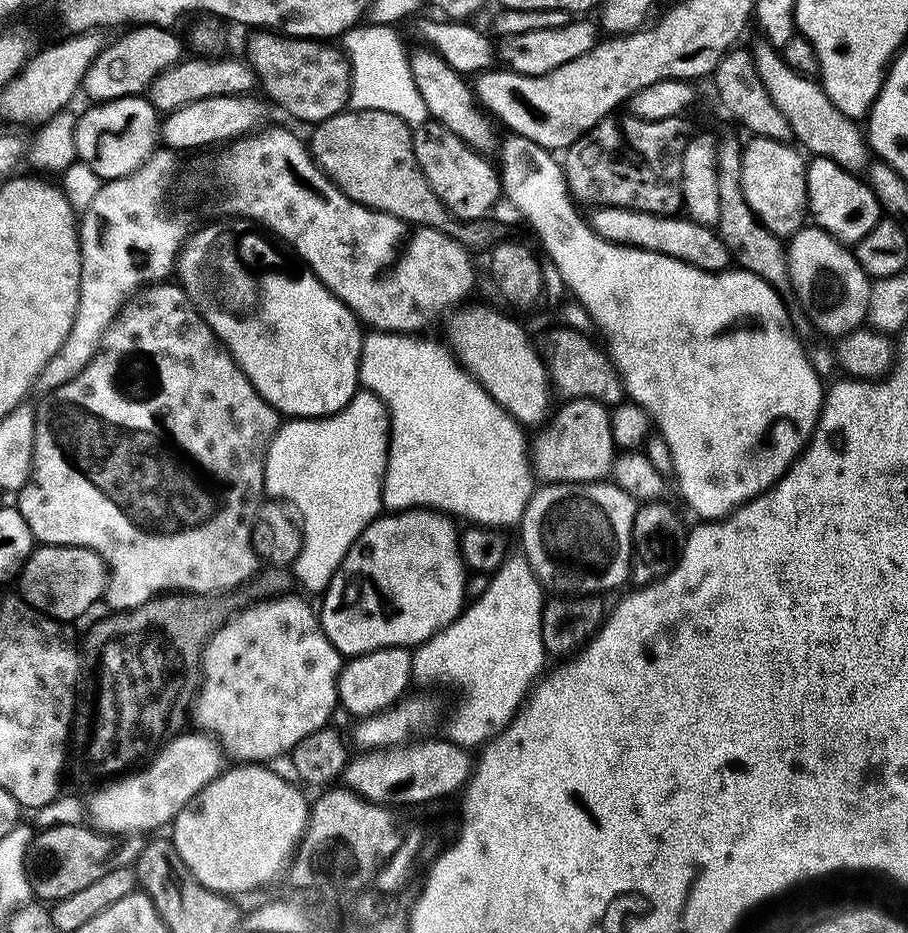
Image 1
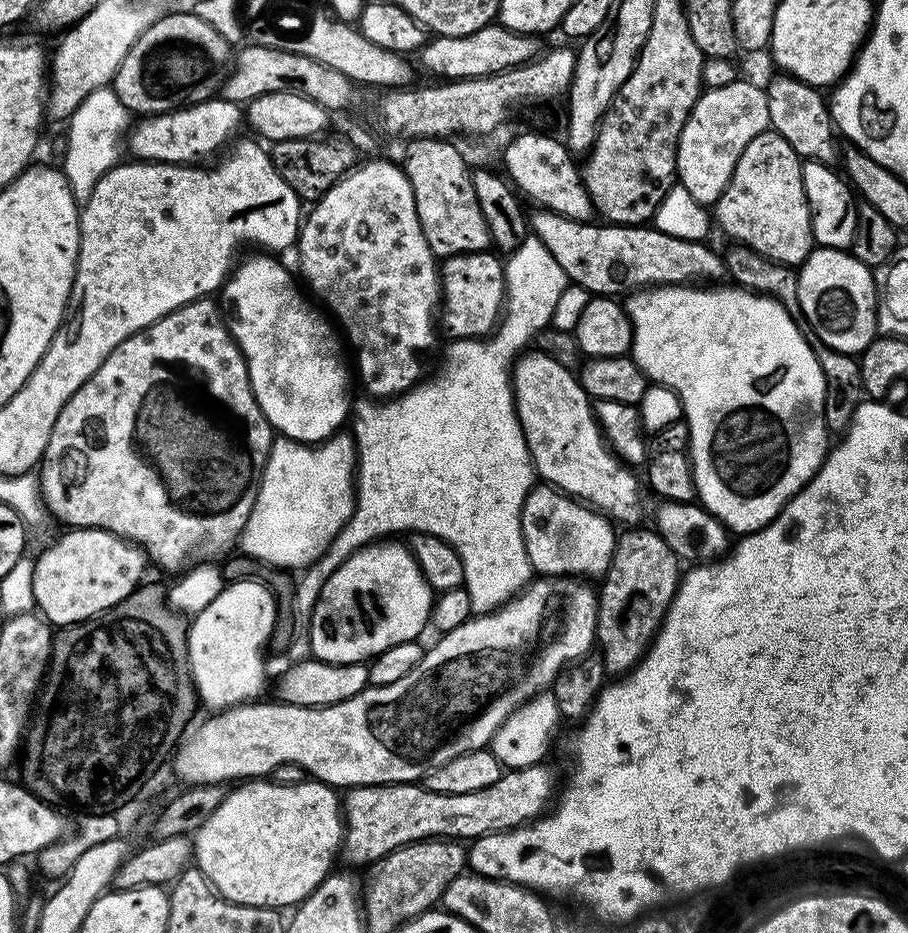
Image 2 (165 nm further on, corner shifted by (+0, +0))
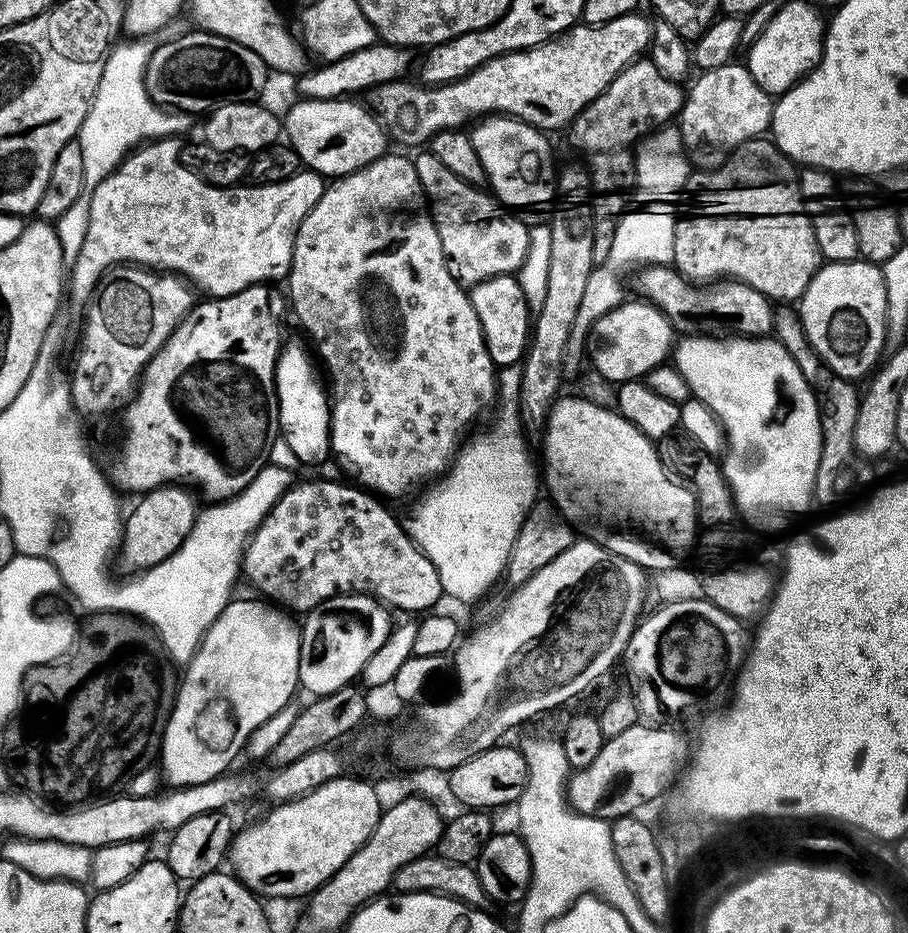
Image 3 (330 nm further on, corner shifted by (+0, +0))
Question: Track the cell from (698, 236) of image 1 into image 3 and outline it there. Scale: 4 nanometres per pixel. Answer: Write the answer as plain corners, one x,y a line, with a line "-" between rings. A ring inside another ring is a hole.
488,114
483,118
477,119
475,121
476,129
471,129
470,135
472,141
474,142
474,150
478,150
478,156
484,167
484,173
486,175
487,183
490,185
492,183
491,191
494,193
497,200
504,205
505,208
509,210
520,210
516,208
544,208
548,203
551,202
558,196
557,189
557,177
558,177
558,165
556,166
555,162
552,161
552,144
547,140
545,133
539,128
535,128
533,124
528,124
525,120
518,120
515,116
506,116
503,114

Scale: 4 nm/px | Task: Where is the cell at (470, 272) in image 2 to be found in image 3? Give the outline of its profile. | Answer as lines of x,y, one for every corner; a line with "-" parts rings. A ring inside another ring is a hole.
512,274
486,278
482,282
471,285
470,295
474,306
474,314
478,314
478,322
484,331
484,341
493,364
497,366
517,365
524,358
525,352
528,351
530,339
530,316
528,320
530,306
526,302
519,279

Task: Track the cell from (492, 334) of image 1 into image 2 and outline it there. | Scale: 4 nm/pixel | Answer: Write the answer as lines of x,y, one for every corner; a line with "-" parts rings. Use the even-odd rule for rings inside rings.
543,350
525,351
516,359
515,364
512,366
512,397
516,400
516,413
518,414
518,422
522,426
522,434
526,438
526,446
528,447
528,453
532,459
532,466
535,475
539,477
545,484
552,485
553,488
558,488
570,497
573,497
593,508
597,512
604,513
605,516
611,518
613,521
628,524
624,526
636,526
641,523
640,515
644,512
644,504
640,501
640,484
636,481
636,476
631,467
625,464
611,448
608,447
603,432
600,430
600,425
596,423
596,413
594,411
593,401
590,399
584,387
580,385
579,379
574,375
573,369
562,366
558,362
554,362
554,358
550,358
547,352

